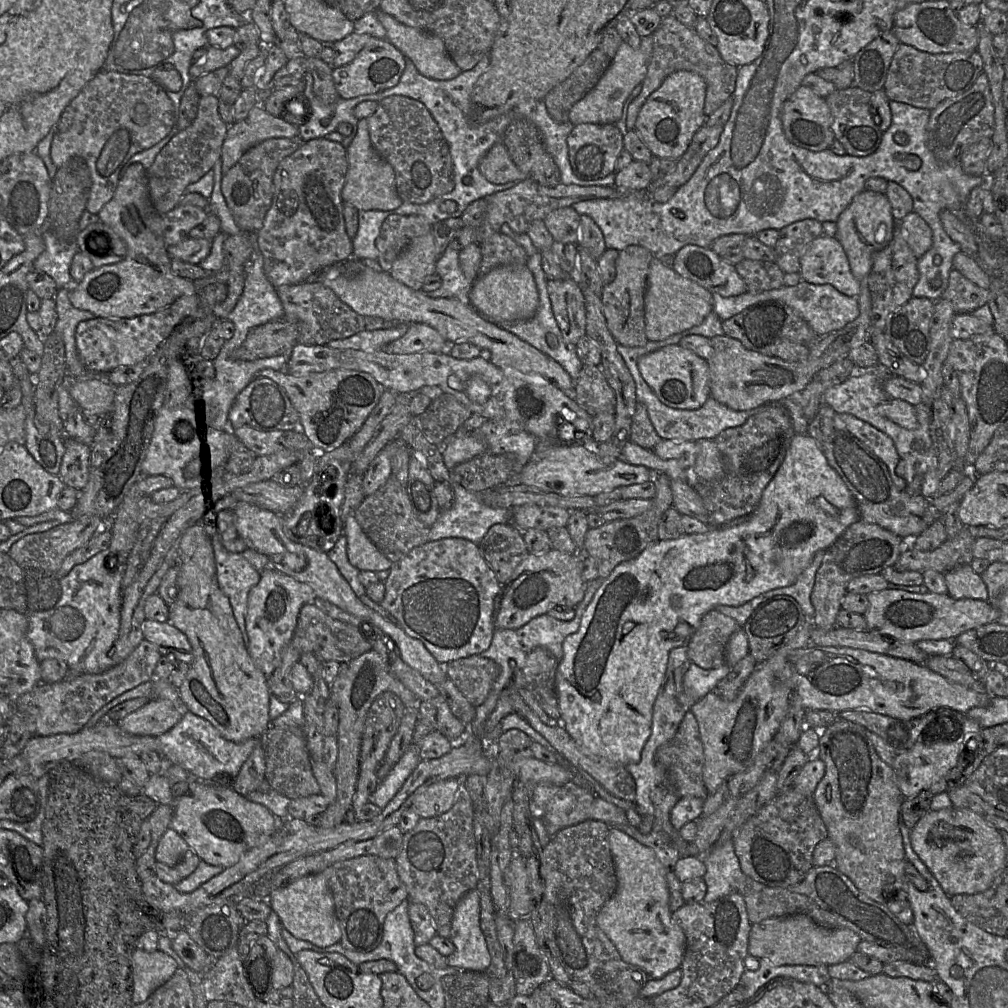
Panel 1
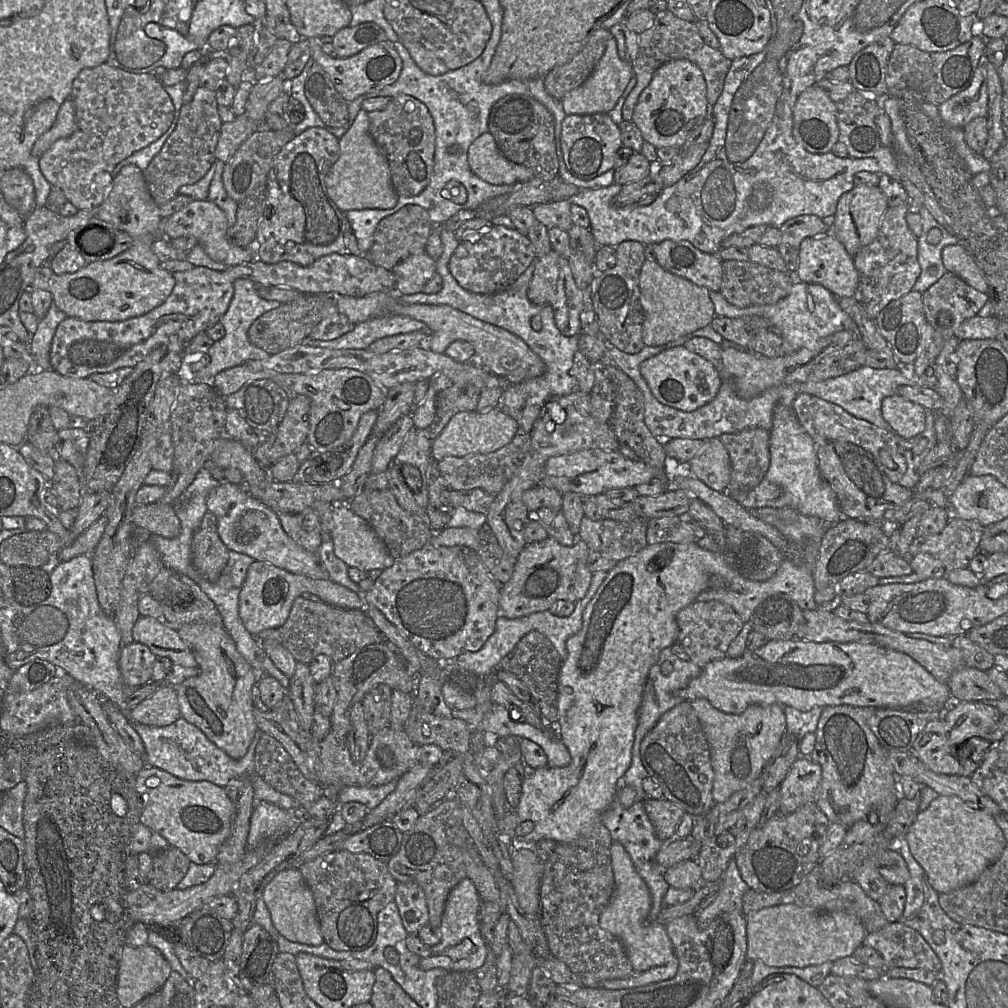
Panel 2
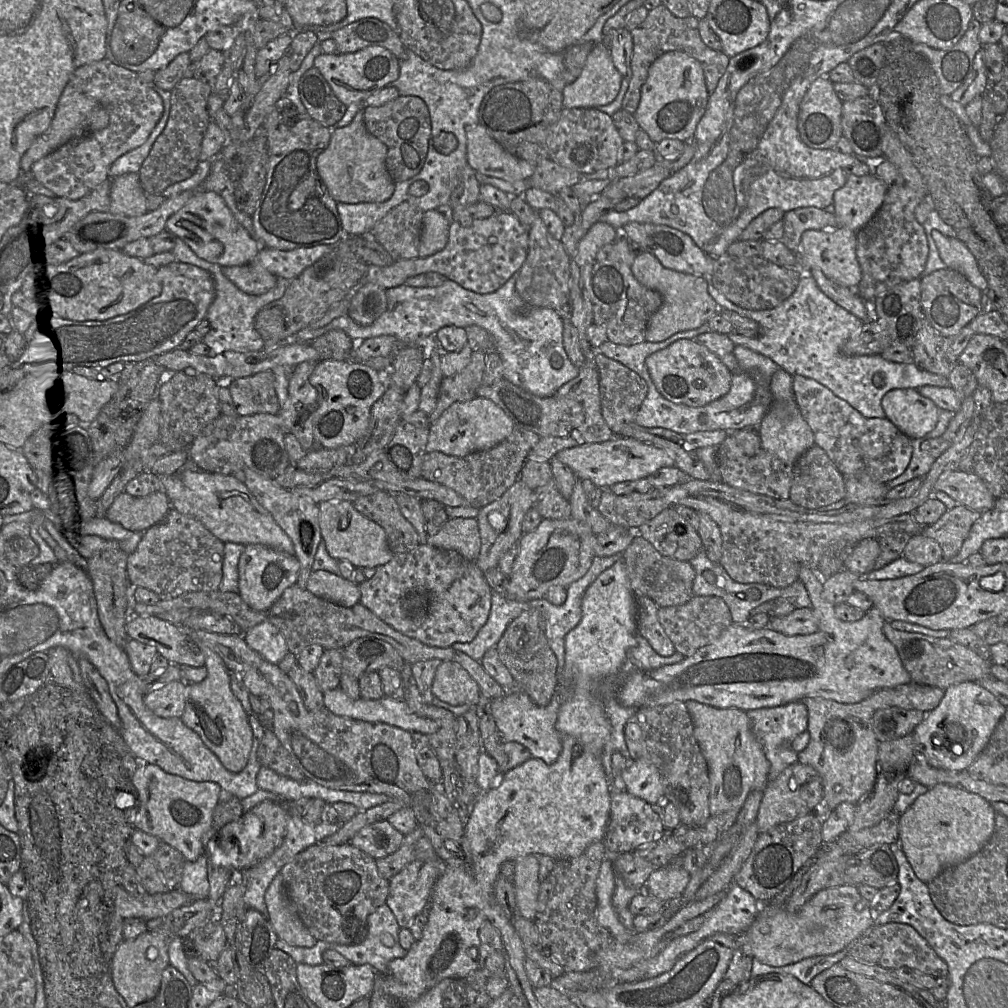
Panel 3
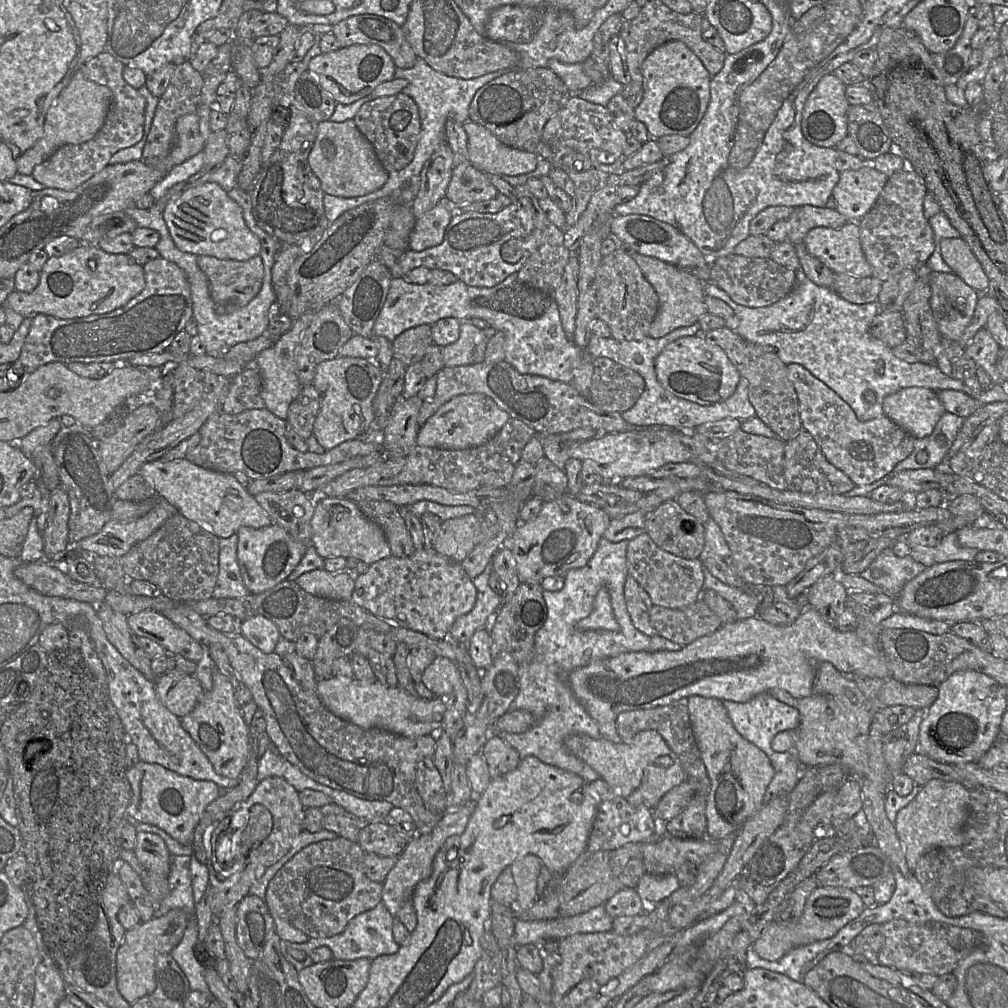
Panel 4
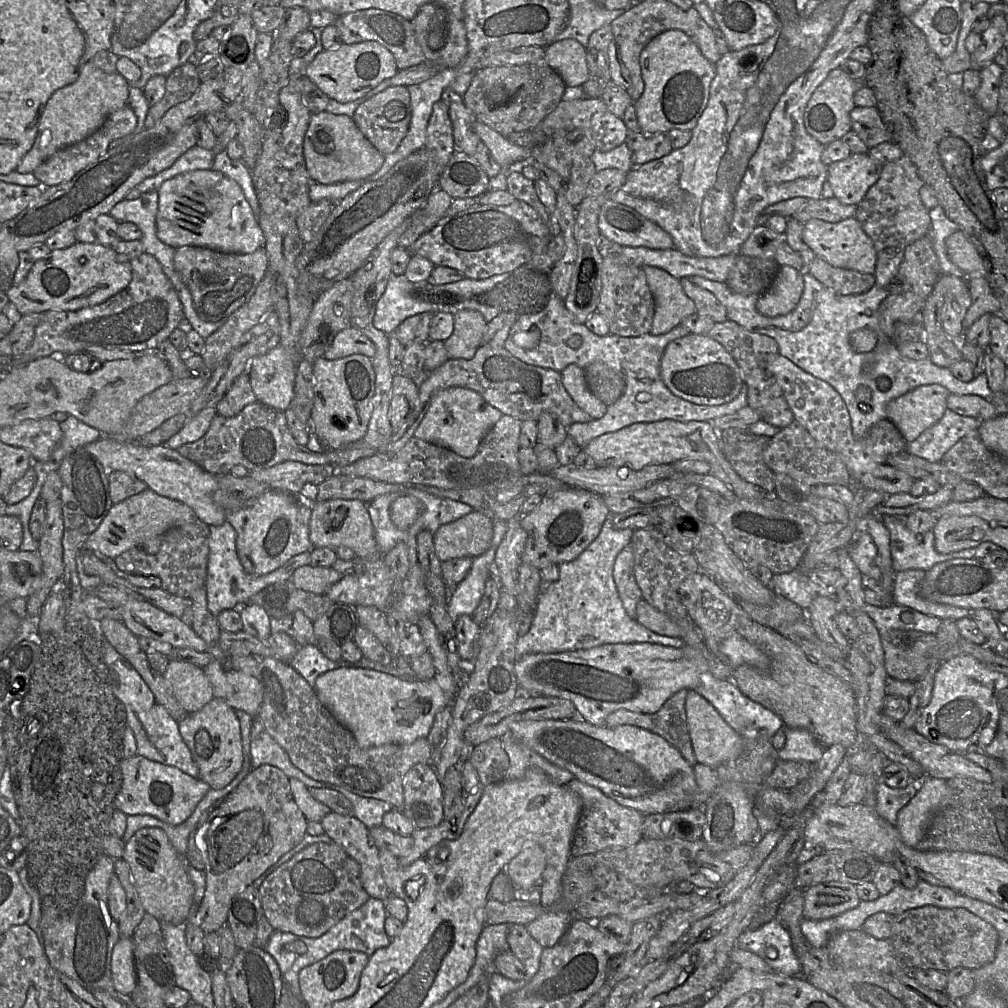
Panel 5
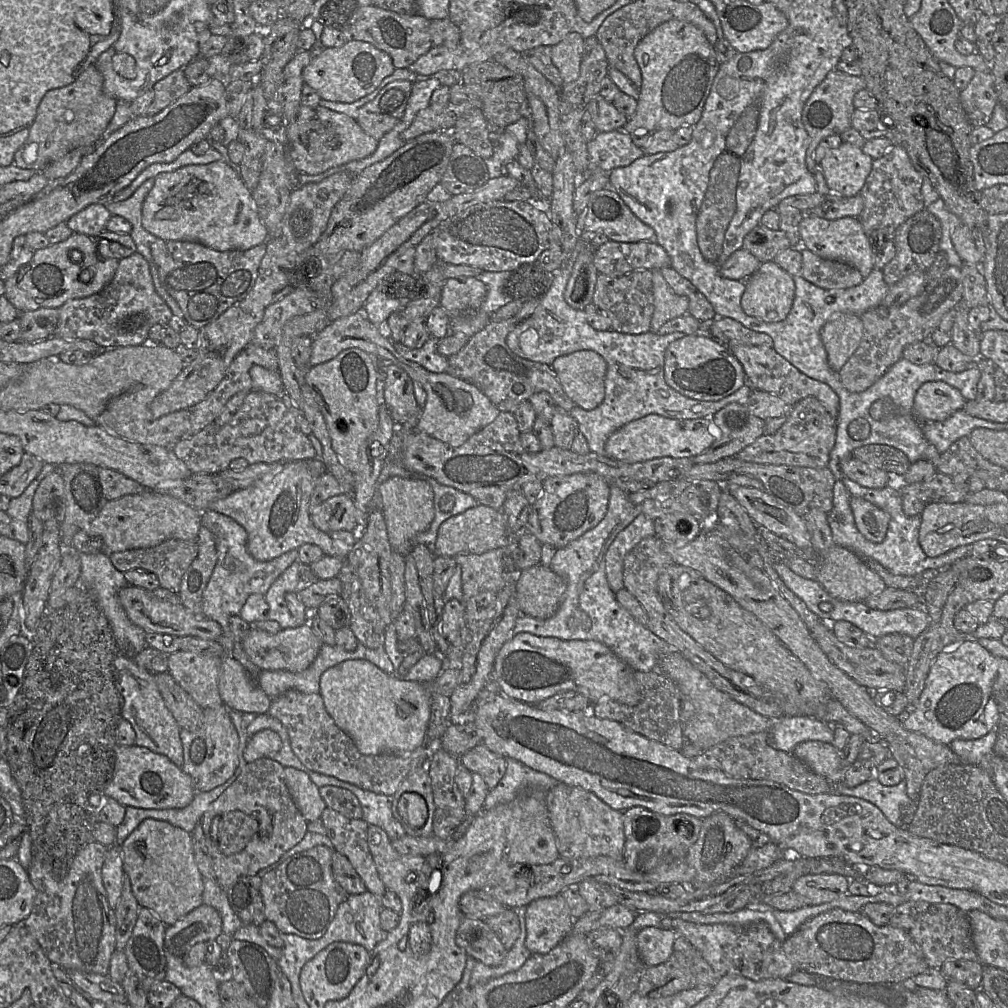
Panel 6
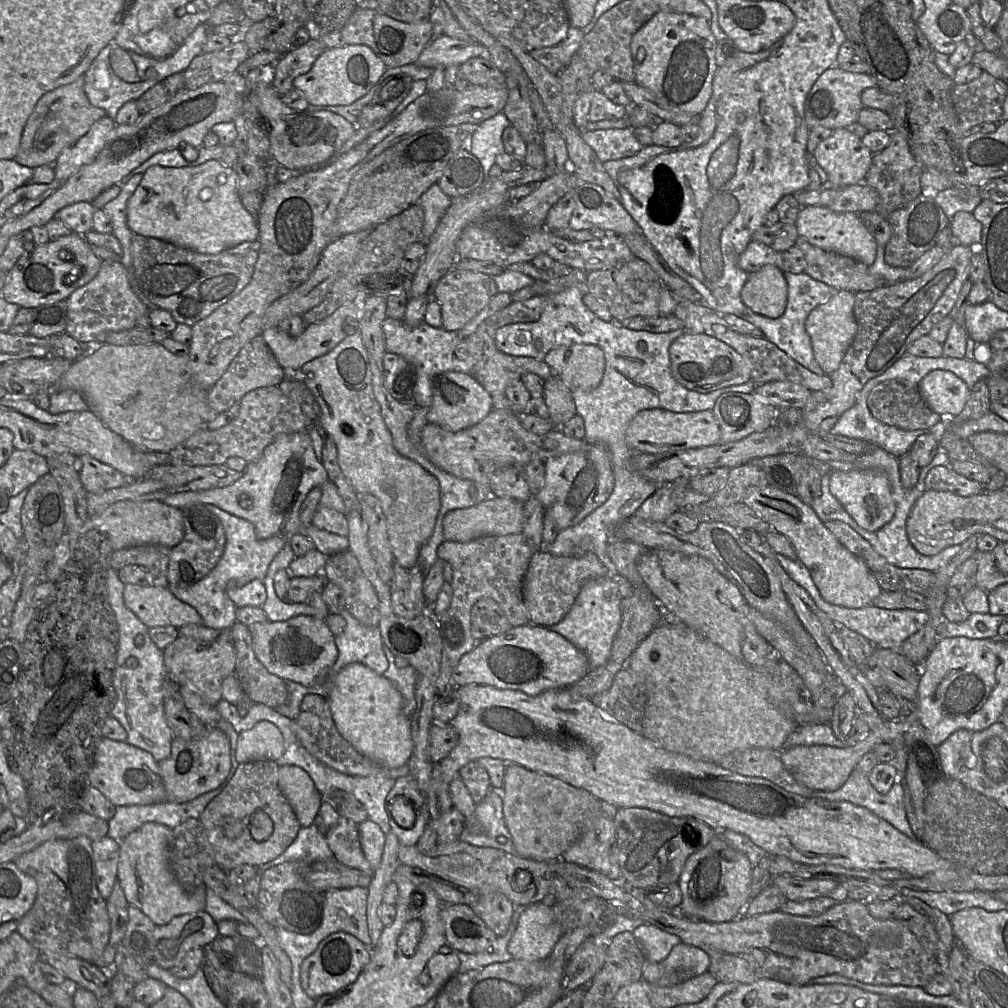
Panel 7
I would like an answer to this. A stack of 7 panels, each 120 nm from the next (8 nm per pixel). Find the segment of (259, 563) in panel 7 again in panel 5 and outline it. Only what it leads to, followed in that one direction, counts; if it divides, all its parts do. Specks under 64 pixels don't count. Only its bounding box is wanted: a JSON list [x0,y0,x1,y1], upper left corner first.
[205,520,311,617]

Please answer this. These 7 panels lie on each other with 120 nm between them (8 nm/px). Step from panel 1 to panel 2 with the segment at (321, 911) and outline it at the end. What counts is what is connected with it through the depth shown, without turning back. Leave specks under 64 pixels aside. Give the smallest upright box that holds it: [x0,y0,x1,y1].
[260,868,324,946]

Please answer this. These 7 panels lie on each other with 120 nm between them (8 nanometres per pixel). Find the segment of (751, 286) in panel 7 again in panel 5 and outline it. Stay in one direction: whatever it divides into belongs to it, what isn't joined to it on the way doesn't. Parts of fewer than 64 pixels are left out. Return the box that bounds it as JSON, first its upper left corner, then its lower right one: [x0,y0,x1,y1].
[756,266,803,318]

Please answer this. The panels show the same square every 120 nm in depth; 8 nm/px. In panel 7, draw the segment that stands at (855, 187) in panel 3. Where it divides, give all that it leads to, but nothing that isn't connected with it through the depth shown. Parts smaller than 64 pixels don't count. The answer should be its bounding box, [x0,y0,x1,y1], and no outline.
[814,128,873,188]

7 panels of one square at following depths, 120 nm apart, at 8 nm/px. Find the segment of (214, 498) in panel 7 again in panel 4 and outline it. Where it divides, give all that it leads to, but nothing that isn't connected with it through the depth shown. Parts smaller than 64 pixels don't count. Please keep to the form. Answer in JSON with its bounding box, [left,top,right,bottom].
[237,523,308,594]

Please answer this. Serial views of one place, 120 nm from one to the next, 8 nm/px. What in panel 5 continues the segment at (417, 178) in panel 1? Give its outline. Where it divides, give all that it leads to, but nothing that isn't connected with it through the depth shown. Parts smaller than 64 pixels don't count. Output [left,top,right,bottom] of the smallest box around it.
[352,86,411,155]

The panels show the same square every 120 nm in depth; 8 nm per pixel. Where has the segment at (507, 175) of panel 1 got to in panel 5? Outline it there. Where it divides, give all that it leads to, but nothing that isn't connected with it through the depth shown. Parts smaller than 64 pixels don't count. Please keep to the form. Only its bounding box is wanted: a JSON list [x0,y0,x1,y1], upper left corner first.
[473,121,532,167]

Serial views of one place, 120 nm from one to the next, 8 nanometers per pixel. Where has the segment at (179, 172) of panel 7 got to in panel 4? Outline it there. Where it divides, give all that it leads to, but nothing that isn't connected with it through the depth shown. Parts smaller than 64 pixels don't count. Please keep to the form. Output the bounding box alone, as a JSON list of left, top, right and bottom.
[163,182,260,261]

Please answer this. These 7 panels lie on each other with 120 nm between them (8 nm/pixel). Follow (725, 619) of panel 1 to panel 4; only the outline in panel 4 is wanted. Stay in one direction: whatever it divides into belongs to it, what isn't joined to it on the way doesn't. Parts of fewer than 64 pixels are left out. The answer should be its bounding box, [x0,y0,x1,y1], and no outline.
[649,598,723,647]

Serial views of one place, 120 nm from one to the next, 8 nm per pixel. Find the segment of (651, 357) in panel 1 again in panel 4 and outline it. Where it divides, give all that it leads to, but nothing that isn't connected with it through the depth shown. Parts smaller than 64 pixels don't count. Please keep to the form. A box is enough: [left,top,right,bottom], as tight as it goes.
[654,334,741,405]

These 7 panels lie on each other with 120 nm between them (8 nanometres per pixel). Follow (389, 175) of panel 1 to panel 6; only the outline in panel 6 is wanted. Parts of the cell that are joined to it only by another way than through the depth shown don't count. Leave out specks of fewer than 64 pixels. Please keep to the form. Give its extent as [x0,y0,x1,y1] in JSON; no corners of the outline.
[286,105,378,175]

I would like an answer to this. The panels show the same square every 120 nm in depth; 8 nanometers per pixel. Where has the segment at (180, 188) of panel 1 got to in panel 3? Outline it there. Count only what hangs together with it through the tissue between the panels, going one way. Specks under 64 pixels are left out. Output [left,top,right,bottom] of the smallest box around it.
[139,77,212,195]

